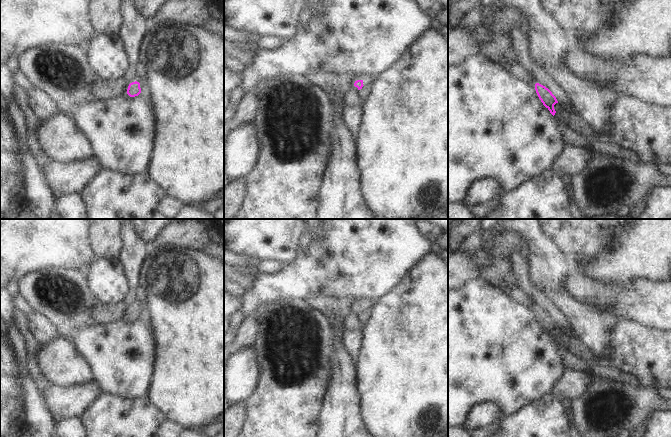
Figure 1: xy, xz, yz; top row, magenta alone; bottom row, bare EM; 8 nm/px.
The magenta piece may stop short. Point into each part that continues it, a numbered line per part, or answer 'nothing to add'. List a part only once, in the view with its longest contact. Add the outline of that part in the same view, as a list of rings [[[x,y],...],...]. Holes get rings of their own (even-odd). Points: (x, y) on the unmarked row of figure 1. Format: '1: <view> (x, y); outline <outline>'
1: xy (141, 304); outline [[[135,300],[135,301],[126,309],[126,311],[125,311],[125,313],[124,313],[124,316],[123,316],[124,320],[130,321],[130,320],[127,318],[127,313],[128,313],[129,308],[132,307],[132,306],[135,306],[135,305],[137,305],[137,306],[140,307],[140,312],[141,312],[141,313],[143,312],[143,309],[144,309],[145,307],[148,307],[148,303],[145,303],[145,302],[143,302],[143,301]]]

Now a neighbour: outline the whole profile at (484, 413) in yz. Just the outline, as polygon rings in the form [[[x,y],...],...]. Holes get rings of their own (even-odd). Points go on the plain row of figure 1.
[[[493,400],[478,402],[465,423],[465,429],[485,427],[493,423],[499,423],[504,416],[503,408]]]

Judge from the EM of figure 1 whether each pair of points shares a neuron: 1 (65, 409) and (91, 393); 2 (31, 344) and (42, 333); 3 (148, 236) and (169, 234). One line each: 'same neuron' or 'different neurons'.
1: same neuron
2: different neurons
3: different neurons

